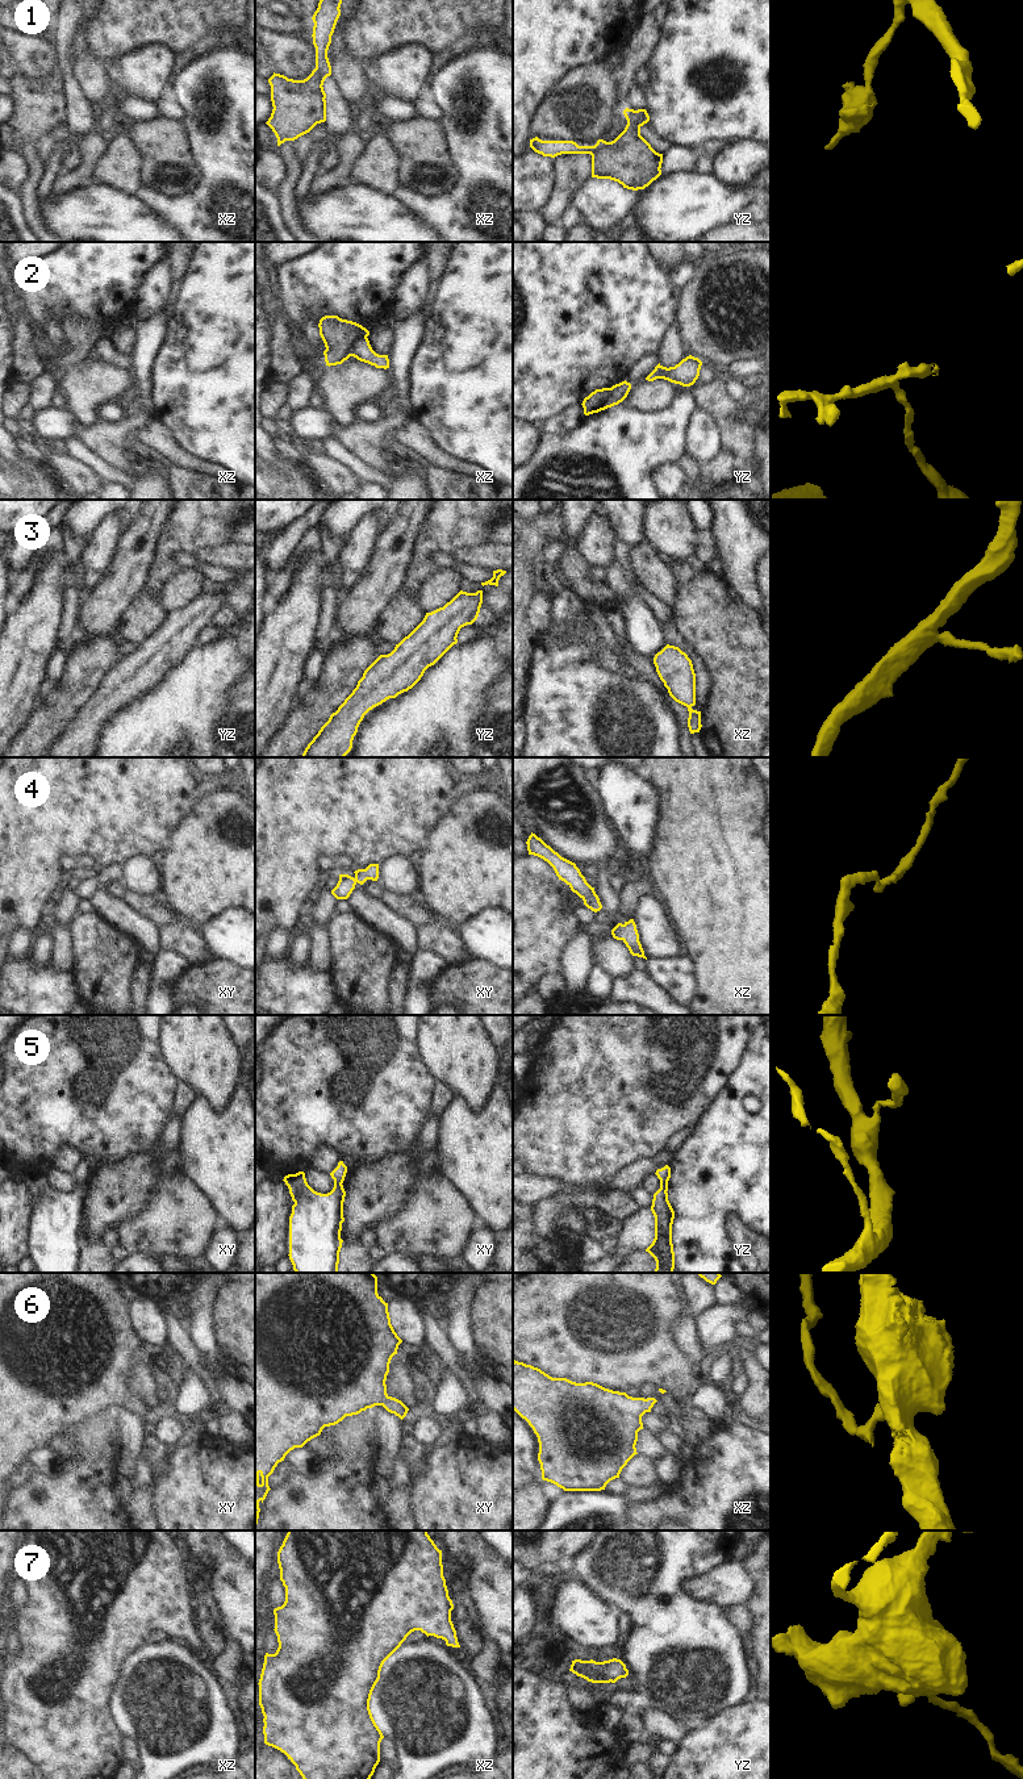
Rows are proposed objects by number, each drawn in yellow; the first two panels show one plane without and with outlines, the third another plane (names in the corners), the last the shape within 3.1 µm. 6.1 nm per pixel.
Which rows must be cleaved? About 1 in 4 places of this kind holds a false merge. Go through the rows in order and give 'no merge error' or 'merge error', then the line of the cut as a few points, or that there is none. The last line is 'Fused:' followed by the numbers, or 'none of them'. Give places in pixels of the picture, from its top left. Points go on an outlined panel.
1: merge error; cut in yz along (608, 142), (591, 154)
2: merge error; cut in xz along (366, 337), (359, 338), (351, 346), (350, 355)
3: no merge error; no cut
4: no merge error; no cut
5: no merge error; no cut
6: no merge error; no cut
7: no merge error; no cut
Fused: 1, 2

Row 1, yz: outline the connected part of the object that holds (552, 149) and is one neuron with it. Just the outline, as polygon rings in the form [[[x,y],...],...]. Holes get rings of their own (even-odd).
[[[538,137],[530,139],[530,147],[543,156],[555,158],[561,154],[593,154],[606,146],[606,141],[598,139],[594,146],[579,146],[573,141],[542,141]]]

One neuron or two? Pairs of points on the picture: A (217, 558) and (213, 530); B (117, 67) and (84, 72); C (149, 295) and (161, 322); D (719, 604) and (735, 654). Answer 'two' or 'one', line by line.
A: two
B: two
C: two
D: one

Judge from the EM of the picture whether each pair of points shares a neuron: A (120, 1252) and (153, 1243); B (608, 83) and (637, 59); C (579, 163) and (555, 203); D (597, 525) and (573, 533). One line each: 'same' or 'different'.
A: different
B: different
C: same
D: different

